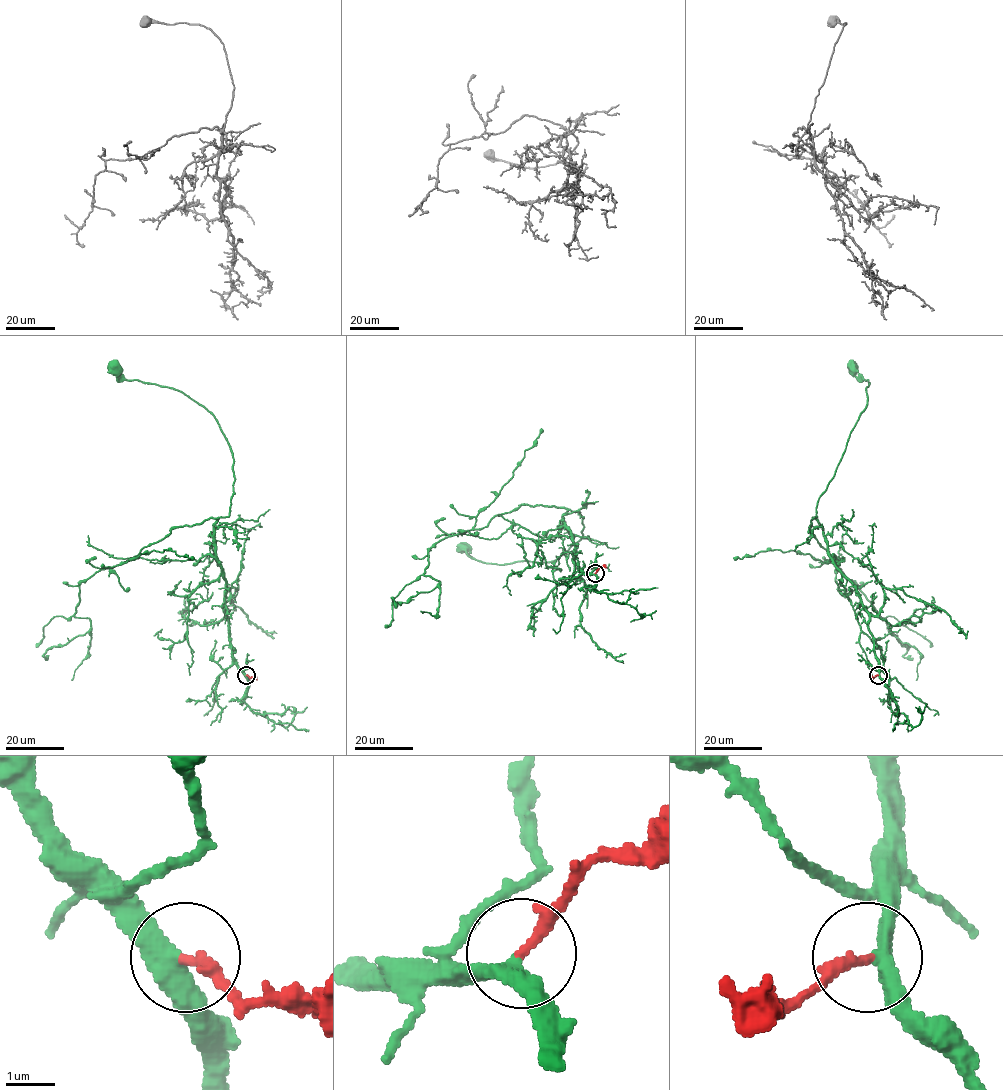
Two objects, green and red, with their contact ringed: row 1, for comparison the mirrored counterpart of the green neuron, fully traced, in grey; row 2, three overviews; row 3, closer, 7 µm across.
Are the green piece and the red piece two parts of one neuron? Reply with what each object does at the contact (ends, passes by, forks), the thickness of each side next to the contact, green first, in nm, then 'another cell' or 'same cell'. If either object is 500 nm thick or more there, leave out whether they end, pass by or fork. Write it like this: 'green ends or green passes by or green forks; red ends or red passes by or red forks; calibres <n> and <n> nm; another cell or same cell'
green passes by; red ends; calibres 340 and 220 nm; same cell

